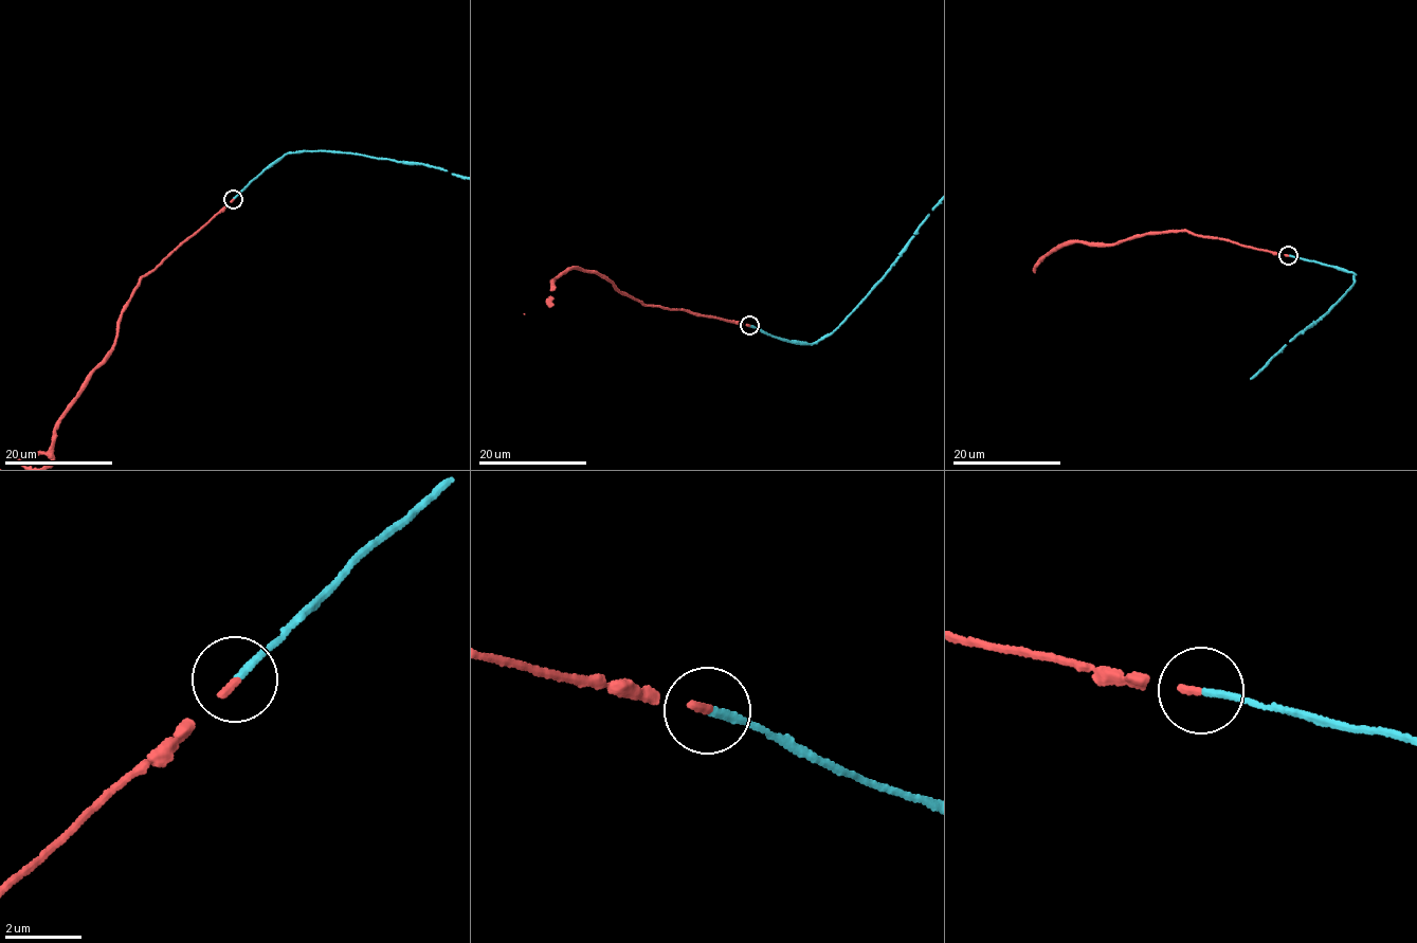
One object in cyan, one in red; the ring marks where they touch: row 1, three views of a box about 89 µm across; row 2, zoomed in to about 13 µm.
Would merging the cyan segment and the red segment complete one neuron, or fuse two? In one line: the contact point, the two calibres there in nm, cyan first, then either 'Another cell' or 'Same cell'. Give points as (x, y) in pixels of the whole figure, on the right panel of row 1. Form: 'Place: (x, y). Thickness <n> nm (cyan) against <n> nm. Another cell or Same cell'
Place: (1288, 255). Thickness 170 nm (cyan) against 170 nm. Same cell

